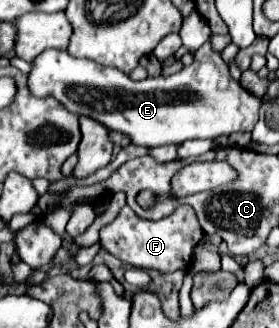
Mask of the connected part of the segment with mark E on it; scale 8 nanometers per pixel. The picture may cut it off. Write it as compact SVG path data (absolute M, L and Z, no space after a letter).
M205 42L191 66L179 74L145 78L133 82L117 68L105 68L97 62L73 58L69 52L45 50L31 62L27 88L37 98L53 96L67 110L89 116L109 130L125 132L133 144L153 148L163 144L181 144L191 138L219 138L235 132L251 132L257 124L257 114L263 98L251 96L237 80L231 78L227 64Z

